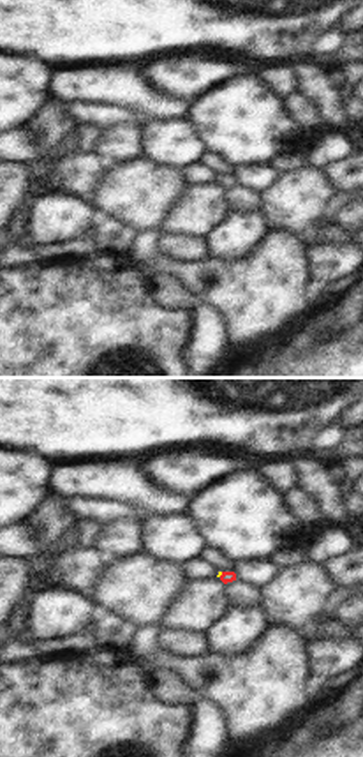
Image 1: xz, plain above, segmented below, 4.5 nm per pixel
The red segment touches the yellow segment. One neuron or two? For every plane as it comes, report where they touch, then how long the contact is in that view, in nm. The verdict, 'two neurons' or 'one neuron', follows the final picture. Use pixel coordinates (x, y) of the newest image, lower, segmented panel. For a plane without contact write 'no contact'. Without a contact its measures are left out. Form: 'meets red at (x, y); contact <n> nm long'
meets red at (222, 574); contact 30 nm long

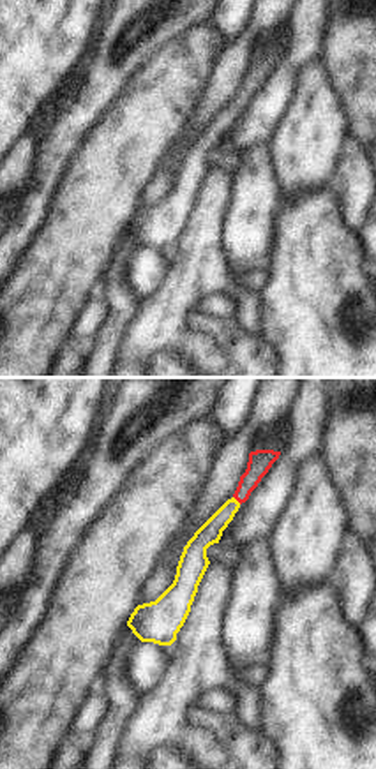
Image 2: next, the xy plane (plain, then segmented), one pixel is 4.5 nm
meets red at (237, 500); contact 50 nm long

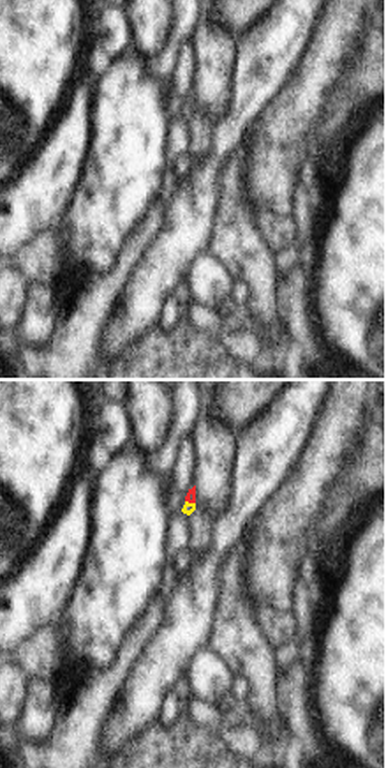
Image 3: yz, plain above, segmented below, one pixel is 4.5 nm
meets red at (191, 502); contact 50 nm long

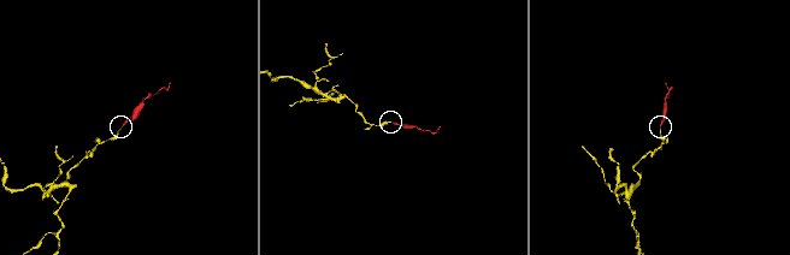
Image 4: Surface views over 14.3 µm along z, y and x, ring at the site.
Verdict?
one neuron

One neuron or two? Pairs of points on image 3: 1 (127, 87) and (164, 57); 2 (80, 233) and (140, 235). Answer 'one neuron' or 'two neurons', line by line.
1: two neurons
2: two neurons

